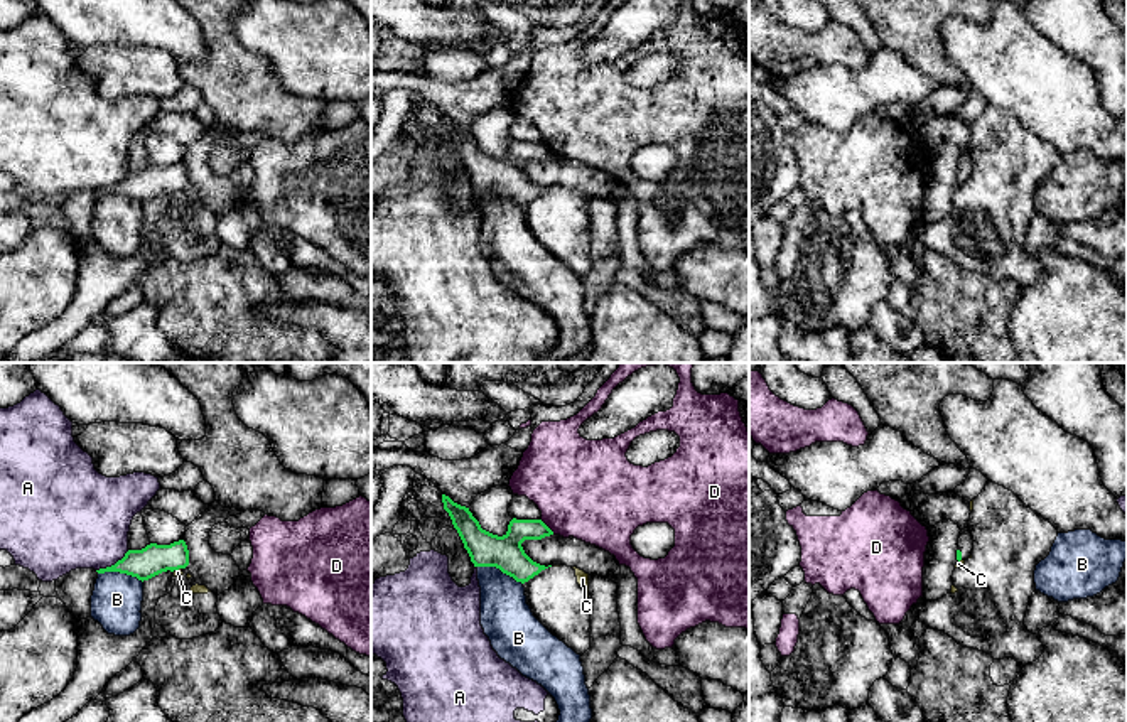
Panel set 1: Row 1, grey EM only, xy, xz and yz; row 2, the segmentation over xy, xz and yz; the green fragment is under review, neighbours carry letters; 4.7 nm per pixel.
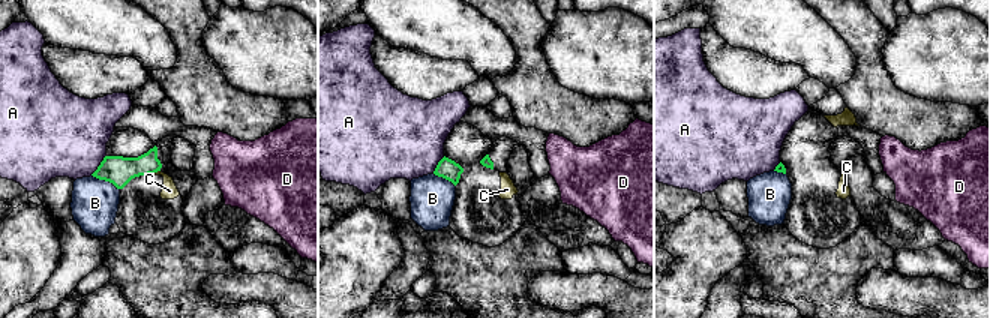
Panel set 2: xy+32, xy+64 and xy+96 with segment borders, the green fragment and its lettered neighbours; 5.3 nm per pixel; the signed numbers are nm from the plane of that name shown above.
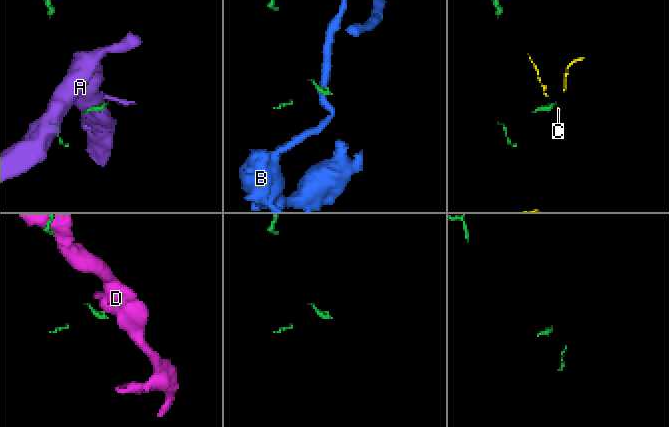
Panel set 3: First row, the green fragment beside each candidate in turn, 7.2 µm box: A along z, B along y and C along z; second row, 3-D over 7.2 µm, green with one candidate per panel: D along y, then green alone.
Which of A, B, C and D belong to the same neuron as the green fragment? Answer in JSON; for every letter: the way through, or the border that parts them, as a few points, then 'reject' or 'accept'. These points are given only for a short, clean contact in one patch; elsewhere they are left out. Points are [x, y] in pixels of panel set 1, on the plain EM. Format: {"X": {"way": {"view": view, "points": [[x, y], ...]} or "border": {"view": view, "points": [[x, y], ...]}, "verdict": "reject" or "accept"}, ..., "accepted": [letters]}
{"A": {"verdict": "reject"}, "B": {"border": {"view": "xy", "points": [[98, 194], [125, 194], [142, 204]]}, "verdict": "reject"}, "C": {"border": {"view": "xy", "points": [[181, 189], [176, 193]]}, "verdict": "reject"}, "D": {"verdict": "reject"}, "accepted": []}

